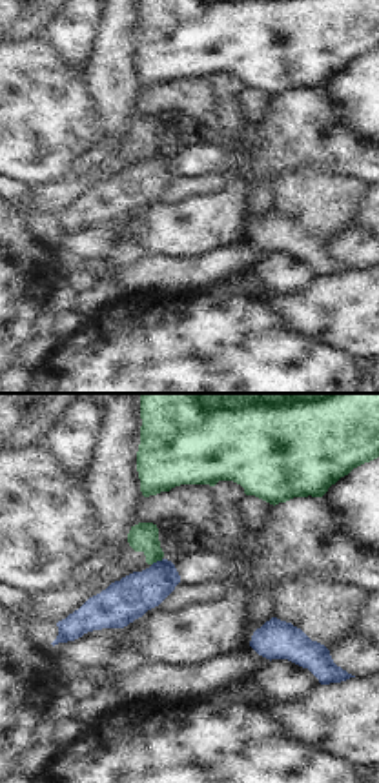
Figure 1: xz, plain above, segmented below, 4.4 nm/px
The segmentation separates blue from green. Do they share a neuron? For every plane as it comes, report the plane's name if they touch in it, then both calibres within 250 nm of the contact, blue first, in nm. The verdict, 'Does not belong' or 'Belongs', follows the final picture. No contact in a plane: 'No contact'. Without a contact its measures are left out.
Touches blue in xz. Thickness 190 nm (blue) against 130 nm

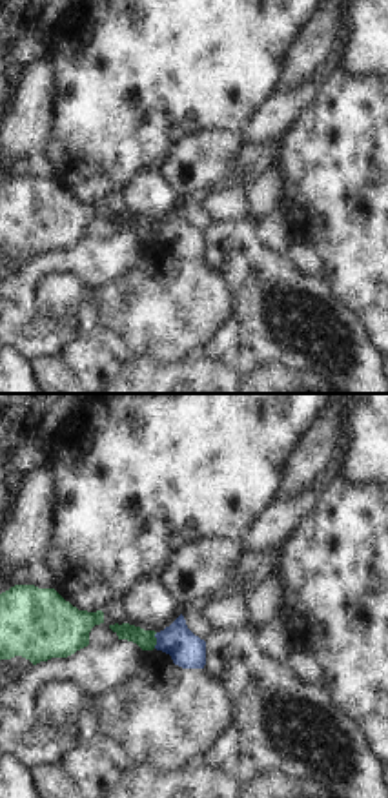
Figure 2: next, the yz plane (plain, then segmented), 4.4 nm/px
Touches blue in yz. Thickness 160 nm (blue) against 90 nm

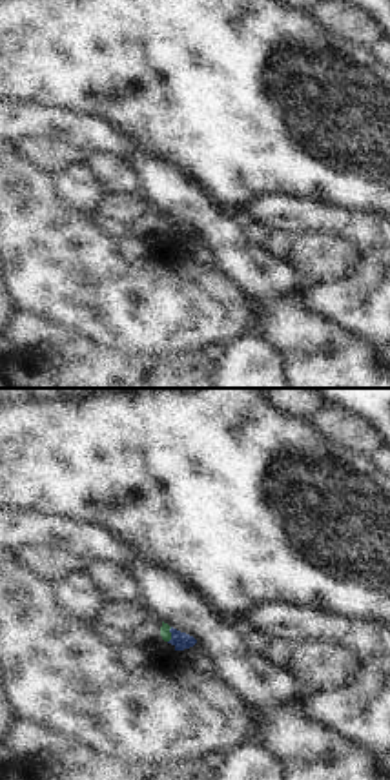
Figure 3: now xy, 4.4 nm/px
Touches blue in xy. Thickness 80 nm (blue) against 50 nm

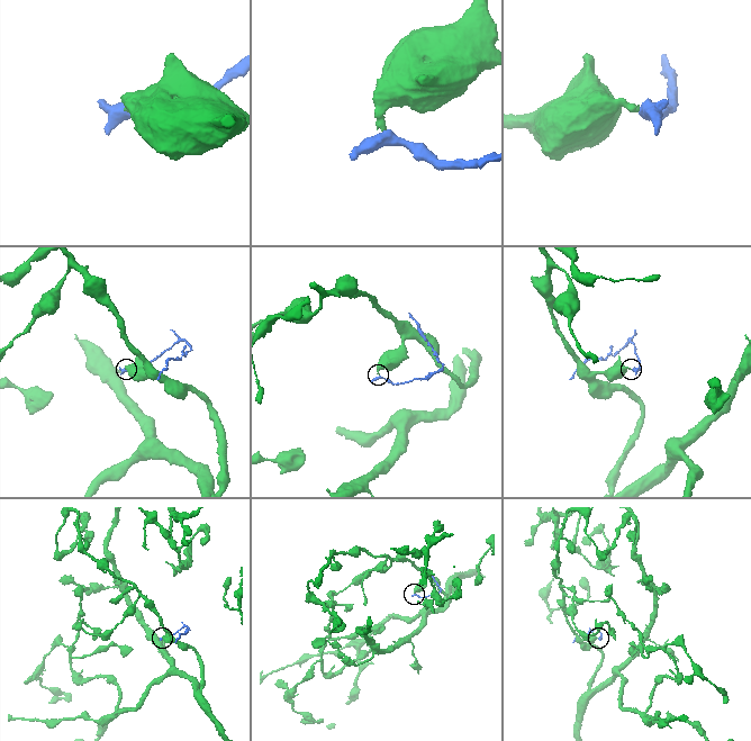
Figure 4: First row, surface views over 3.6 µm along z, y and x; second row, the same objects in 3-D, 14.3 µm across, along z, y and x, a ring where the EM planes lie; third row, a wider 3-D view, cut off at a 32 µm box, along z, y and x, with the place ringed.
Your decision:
Does not belong

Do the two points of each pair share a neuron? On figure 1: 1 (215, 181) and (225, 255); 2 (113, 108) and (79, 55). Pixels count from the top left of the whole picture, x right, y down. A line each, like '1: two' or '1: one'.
1: two
2: two

